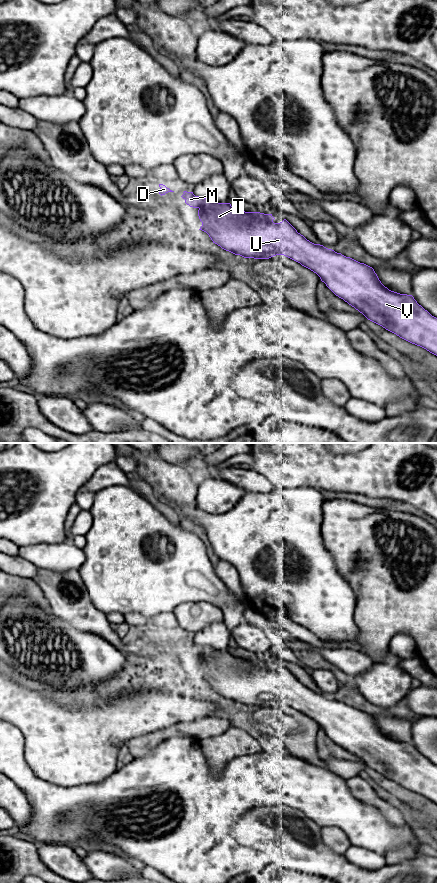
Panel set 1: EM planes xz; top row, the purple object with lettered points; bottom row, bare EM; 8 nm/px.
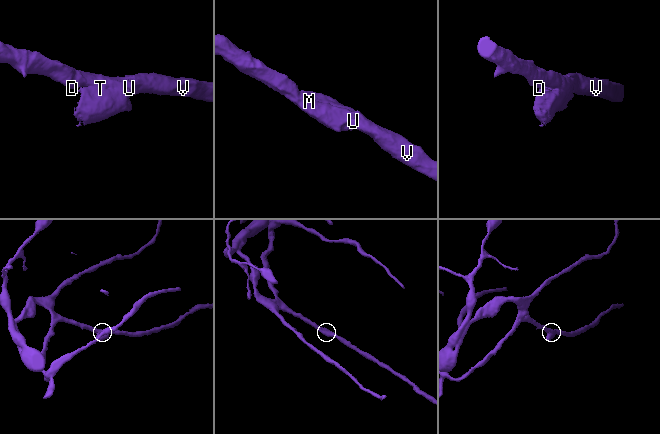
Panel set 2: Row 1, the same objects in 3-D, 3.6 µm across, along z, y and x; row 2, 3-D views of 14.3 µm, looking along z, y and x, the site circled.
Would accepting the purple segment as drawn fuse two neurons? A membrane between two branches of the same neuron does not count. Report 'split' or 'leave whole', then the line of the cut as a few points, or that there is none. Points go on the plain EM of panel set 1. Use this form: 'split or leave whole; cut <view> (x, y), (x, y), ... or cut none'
split; cut xz (247, 660), (256, 665), (272, 669)

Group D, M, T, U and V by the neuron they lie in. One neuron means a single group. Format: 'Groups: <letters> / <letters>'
Groups: D T U V / M

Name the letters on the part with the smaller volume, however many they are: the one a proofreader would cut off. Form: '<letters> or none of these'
M

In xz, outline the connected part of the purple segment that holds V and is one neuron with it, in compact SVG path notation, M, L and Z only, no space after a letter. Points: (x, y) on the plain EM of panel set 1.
M230 651L203 654L199 656L198 664L202 670L199 678L206 680L213 691L222 697L254 707L284 703L316 721L336 744L368 768L437 804L437 766L419 753L412 743L400 742L385 735L372 715L310 690L286 667L274 671L256 666L248 660L235 657Z

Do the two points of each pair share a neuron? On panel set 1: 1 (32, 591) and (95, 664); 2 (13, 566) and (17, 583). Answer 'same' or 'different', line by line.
1: different
2: different

